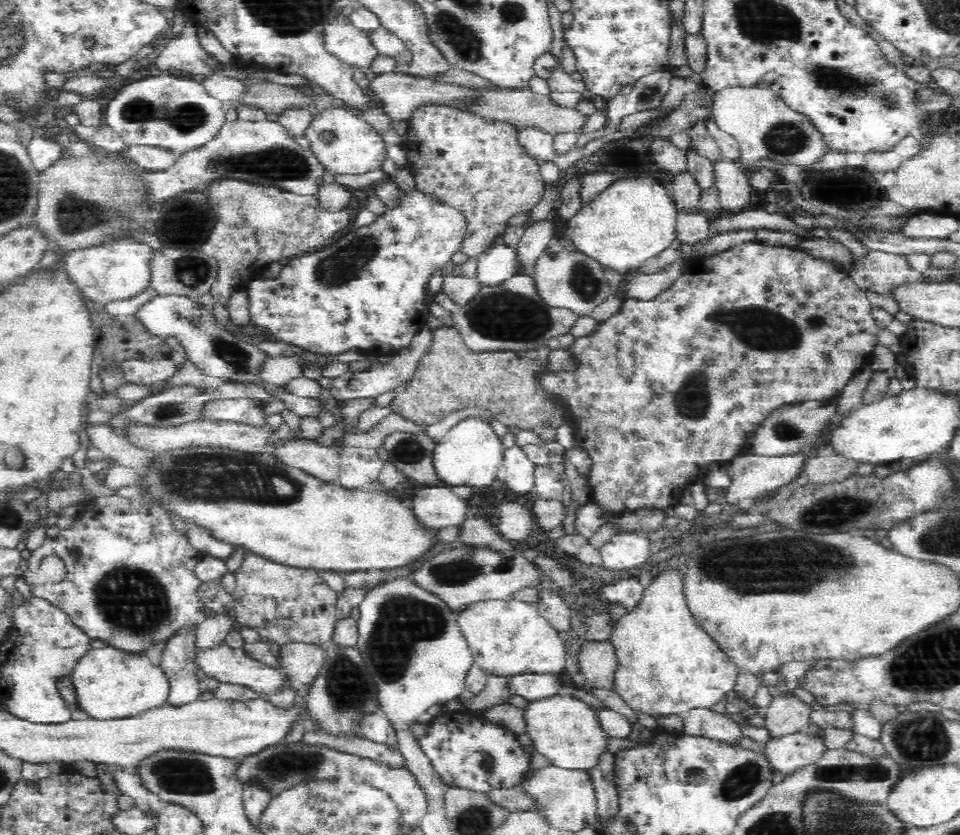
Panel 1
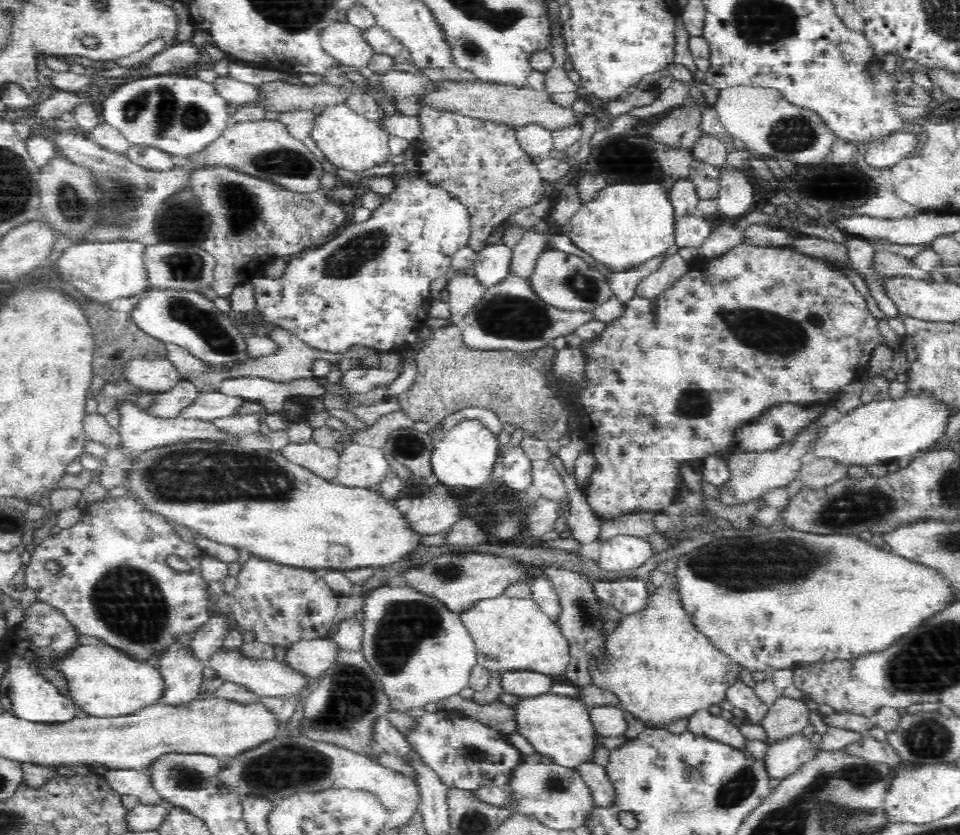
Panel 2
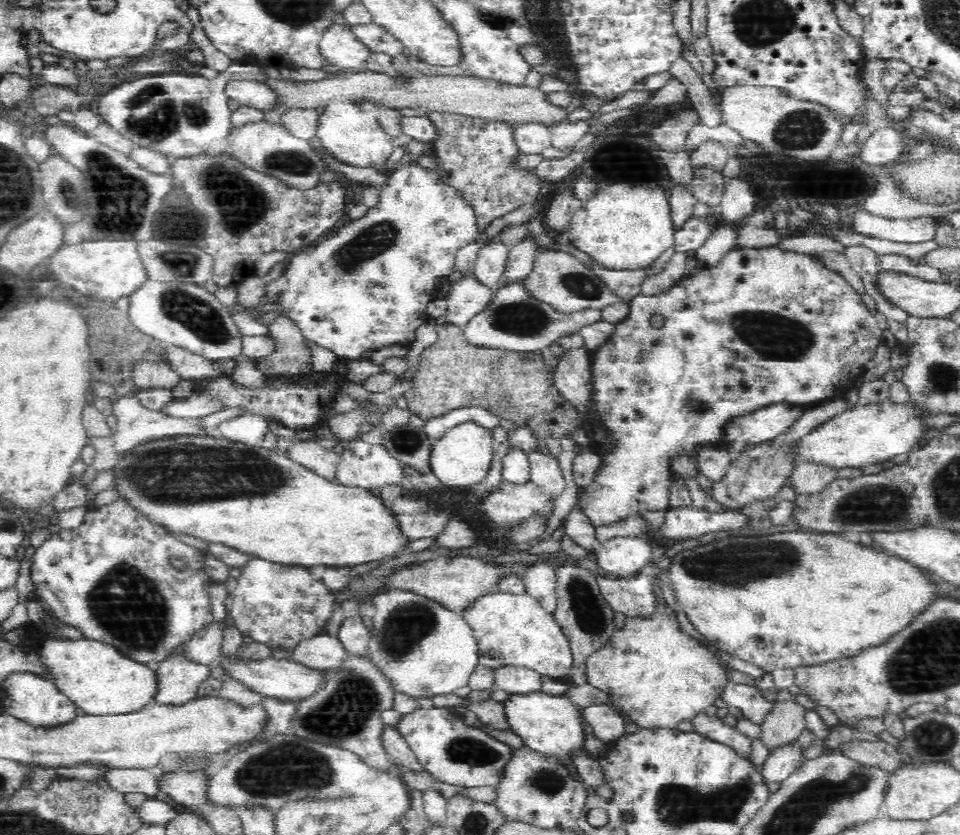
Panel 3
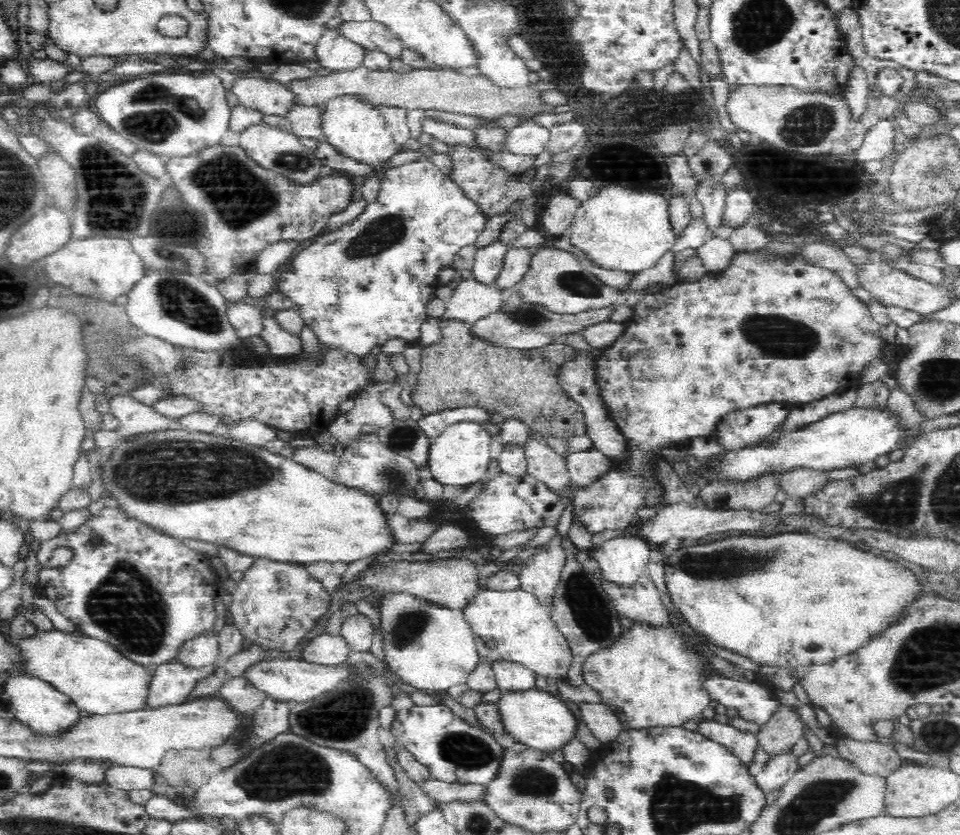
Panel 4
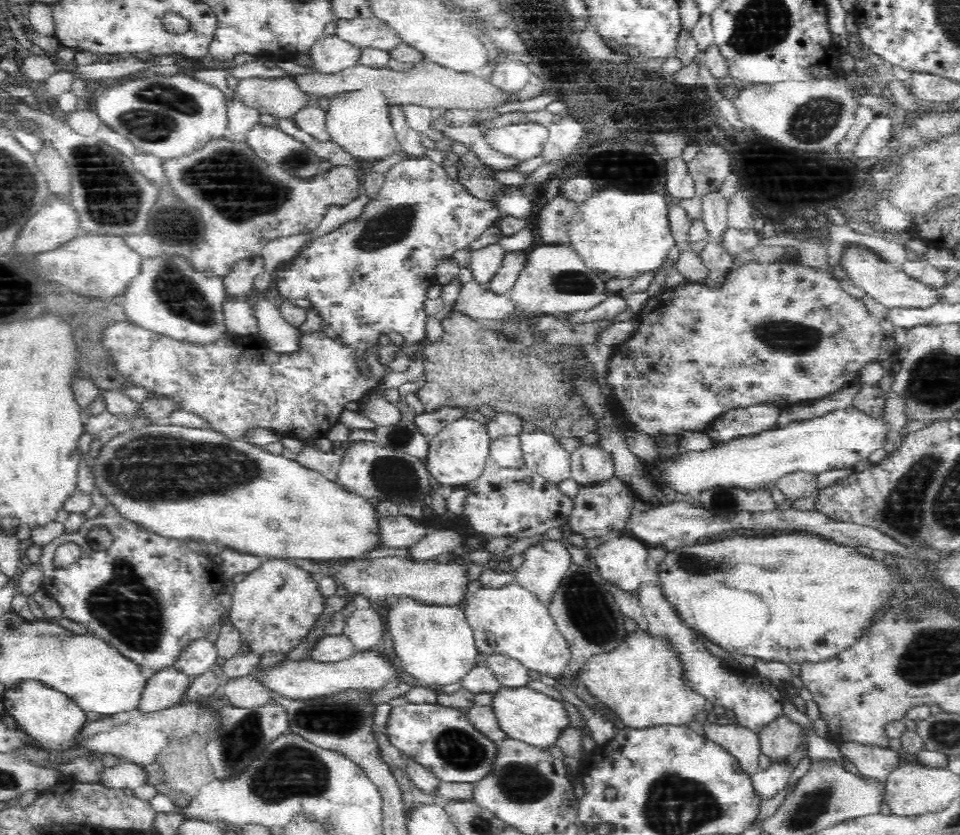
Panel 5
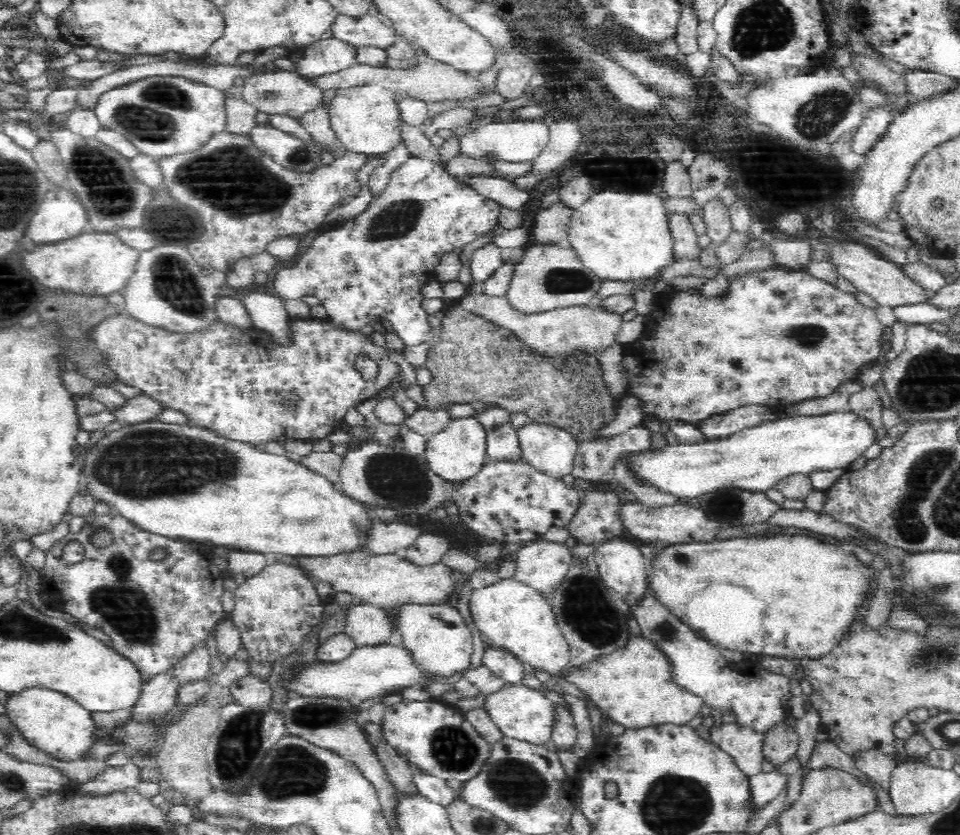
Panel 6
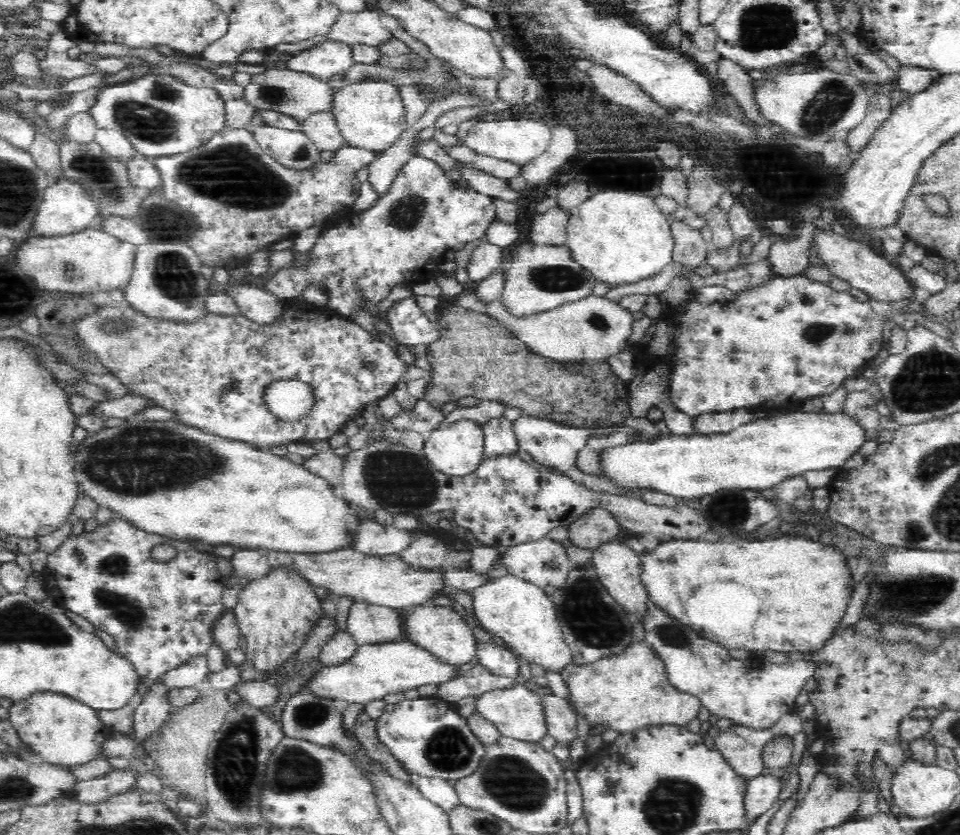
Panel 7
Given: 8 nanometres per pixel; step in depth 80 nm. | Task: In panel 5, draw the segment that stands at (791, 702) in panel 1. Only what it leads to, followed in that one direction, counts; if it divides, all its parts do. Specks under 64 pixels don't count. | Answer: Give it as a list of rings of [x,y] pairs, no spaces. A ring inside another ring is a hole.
[[[783,714],[758,732],[760,750],[773,760],[791,754],[802,740],[802,727]]]

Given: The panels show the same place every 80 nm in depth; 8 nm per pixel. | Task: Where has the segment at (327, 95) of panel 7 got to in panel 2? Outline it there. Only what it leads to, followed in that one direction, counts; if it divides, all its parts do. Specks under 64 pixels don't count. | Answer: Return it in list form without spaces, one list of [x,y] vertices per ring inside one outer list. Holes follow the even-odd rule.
[[[232,74],[227,76],[218,76],[212,87],[217,96],[220,96],[229,105],[244,105],[247,103],[255,103],[259,98],[258,89],[255,85],[251,85],[246,80],[240,80]]]

